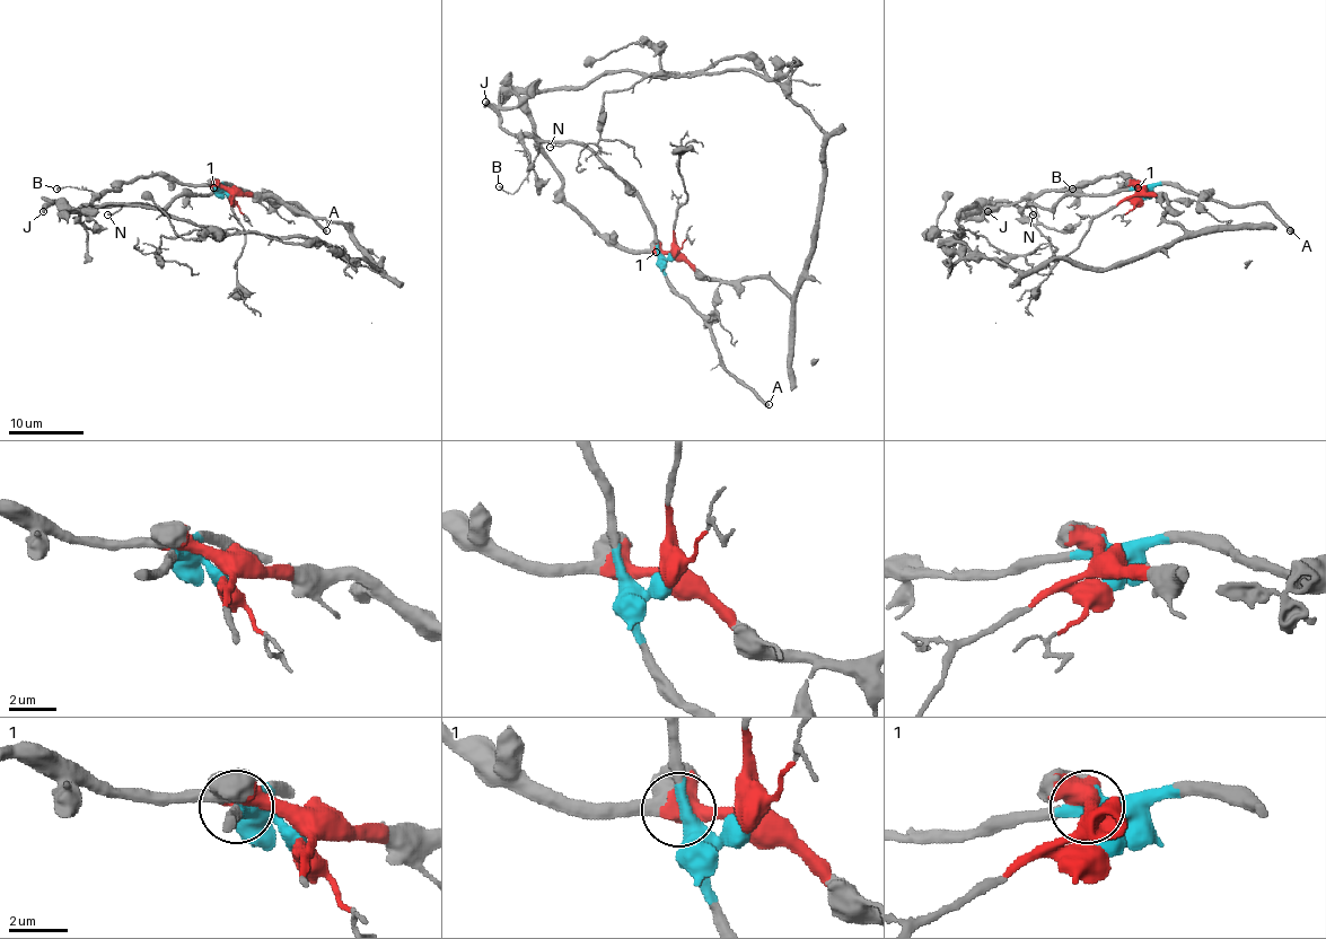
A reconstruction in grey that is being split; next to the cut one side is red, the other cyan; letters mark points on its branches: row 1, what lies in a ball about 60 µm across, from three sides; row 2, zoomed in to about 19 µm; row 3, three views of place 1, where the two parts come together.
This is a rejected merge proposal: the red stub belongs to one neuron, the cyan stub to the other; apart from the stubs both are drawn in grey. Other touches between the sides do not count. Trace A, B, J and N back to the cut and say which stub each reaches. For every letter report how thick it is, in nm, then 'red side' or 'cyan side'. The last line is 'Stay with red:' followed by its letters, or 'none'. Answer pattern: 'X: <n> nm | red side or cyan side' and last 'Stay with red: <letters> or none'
A: 400 nm | cyan side
B: 150 nm | red side
J: 440 nm | cyan side
N: 120 nm | cyan side
Stay with red: B

